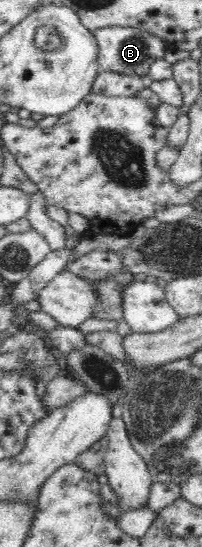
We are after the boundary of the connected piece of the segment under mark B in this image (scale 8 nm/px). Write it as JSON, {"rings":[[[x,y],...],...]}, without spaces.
{"rings":[[[114,26],[114,28],[100,28],[93,32],[97,45],[98,66],[102,72],[119,72],[120,74],[149,74],[149,68],[160,58],[164,59],[167,50],[161,38],[146,32],[143,28],[131,26]]]}

